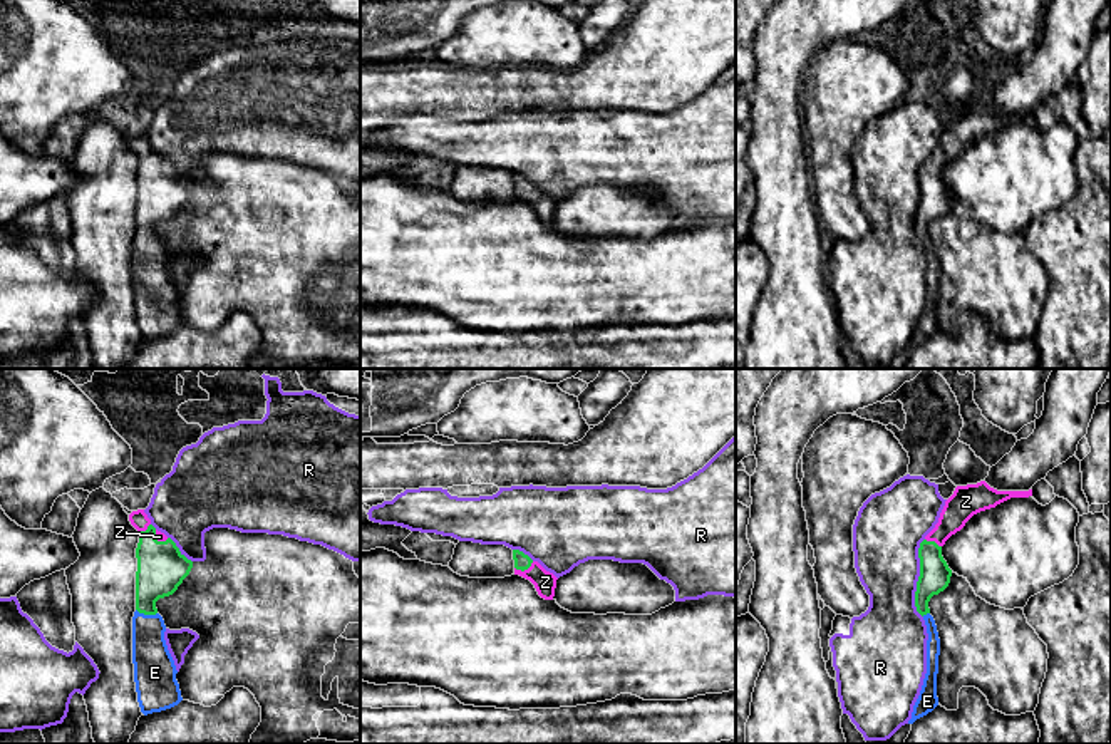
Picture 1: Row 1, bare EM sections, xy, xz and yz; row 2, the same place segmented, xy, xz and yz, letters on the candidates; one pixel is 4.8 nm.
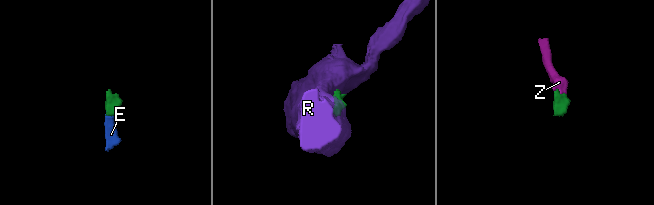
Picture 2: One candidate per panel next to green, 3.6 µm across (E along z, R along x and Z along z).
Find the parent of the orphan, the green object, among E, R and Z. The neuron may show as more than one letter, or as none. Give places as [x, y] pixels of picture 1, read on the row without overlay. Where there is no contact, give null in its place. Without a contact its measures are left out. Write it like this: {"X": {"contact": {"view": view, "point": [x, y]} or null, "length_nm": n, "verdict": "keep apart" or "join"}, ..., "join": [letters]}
{"E": {"contact": {"view": "xy", "point": [146, 238]}, "length_nm": 110, "verdict": "join"}, "R": {"contact": {"view": "yz", "point": [919, 203]}, "length_nm": 380, "verdict": "keep apart"}, "Z": {"contact": {"view": "xz", "point": [523, 195]}, "length_nm": 100, "verdict": "join"}, "join": ["E", "Z"]}

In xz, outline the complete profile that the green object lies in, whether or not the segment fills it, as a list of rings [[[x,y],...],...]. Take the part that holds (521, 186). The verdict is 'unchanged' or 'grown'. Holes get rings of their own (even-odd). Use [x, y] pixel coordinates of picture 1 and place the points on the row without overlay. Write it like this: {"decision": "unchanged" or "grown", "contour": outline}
{"decision": "grown", "contour": [[[513,174],[513,184],[514,199],[530,204],[541,223],[553,225],[558,203],[519,174]]]}

